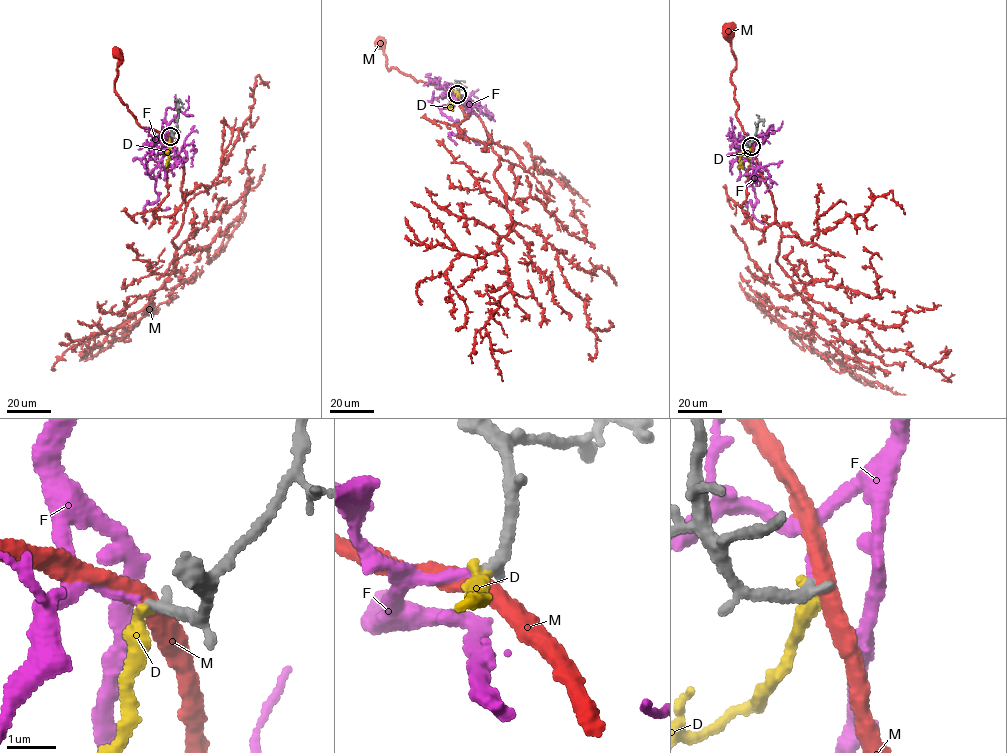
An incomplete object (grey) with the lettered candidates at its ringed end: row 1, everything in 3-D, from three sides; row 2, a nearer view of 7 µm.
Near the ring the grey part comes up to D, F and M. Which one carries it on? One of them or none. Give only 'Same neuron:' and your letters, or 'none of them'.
Same neuron: F

